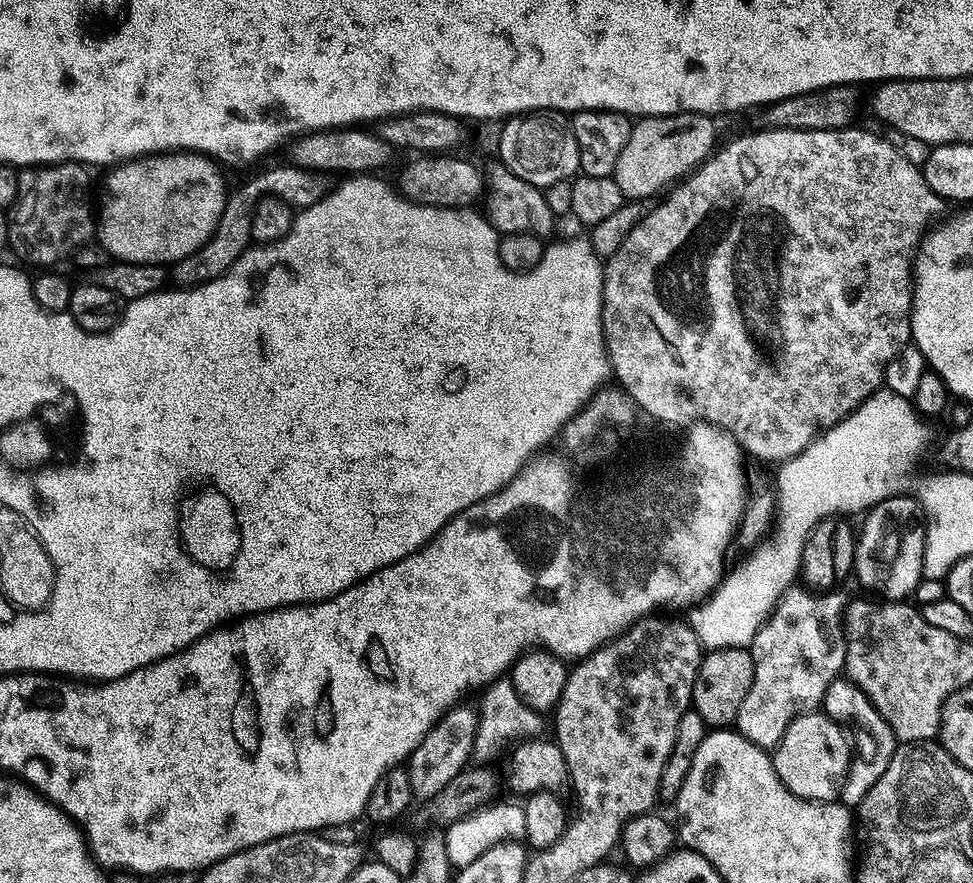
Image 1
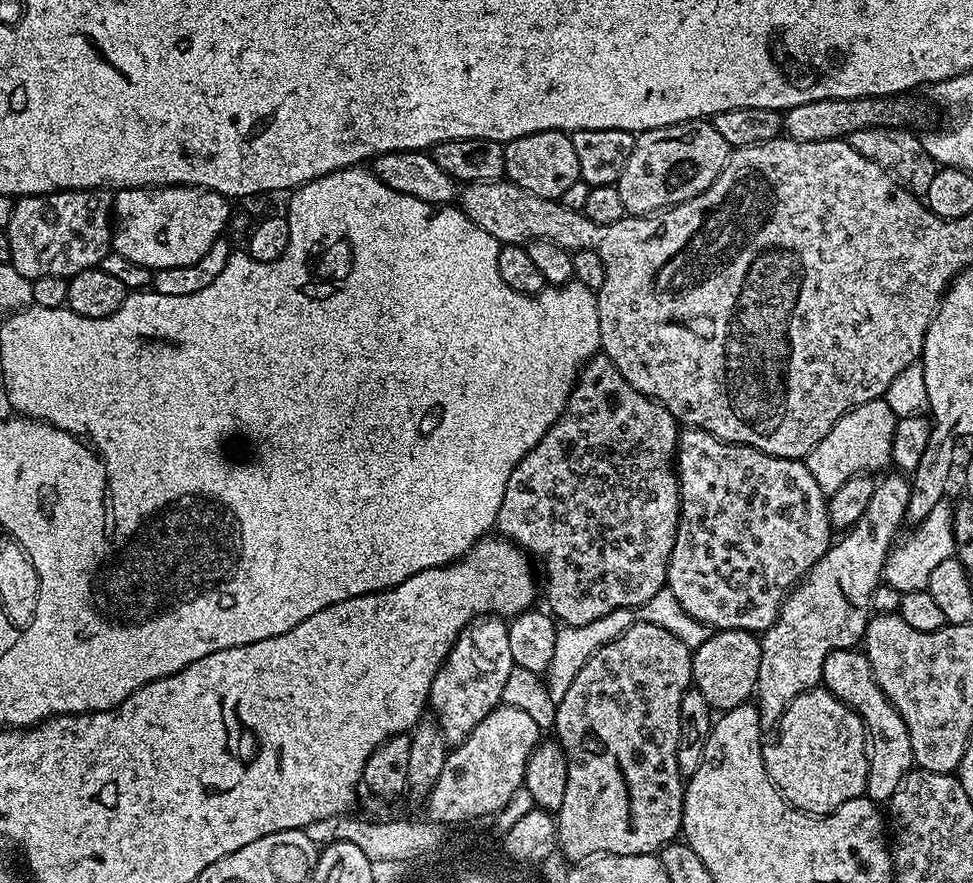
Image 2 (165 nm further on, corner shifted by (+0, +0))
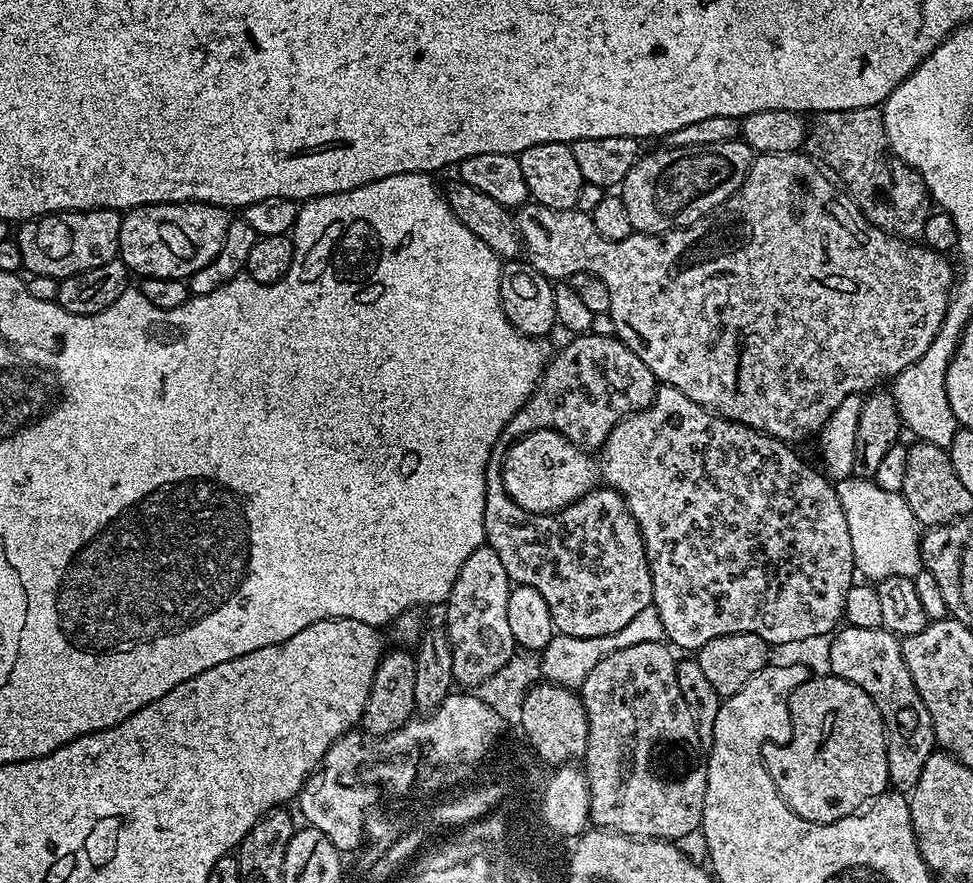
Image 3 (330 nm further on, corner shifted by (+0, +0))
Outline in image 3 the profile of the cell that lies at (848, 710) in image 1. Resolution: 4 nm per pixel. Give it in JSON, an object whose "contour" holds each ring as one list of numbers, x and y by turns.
{"contour":[[844,626,831,640,827,671,846,682,854,682,854,686,870,694,874,706,878,706,878,714,882,714,884,732,888,735,886,770,889,785,905,794,911,793,912,788,918,786,918,777,922,774,922,766,926,766,926,758,937,751,938,745,930,710,926,710,926,702,922,702,922,694,918,694,918,686,914,686,914,678,910,678,910,670,902,658,901,637,887,632,882,626]]}

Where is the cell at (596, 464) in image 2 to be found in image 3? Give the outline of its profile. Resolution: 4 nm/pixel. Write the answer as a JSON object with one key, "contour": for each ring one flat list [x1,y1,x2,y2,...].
{"contour":[[576,334,569,340,572,341,553,360,551,357,545,363,544,375,535,390,520,407,518,414,506,422,502,434,498,434,498,442,492,447,492,459,486,466,484,539,498,554,513,585,525,584,546,598,553,629,559,635,598,638,602,634,614,634,614,630,622,630,622,626,631,622,639,612,652,607,650,566,638,522,630,514,624,497,607,486,593,487,592,491,561,512,524,512,522,506,514,503,504,489,504,455,514,441,520,440,527,432,538,432,543,428,561,432,566,439,577,441,585,450,599,450,620,420,652,404,658,381,650,366,646,366,638,354,634,354,615,336]]}

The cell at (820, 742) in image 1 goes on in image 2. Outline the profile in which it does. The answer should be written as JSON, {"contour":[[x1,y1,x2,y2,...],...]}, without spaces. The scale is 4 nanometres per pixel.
{"contour":[[817,686,811,688,808,692,798,694,784,708,784,712,780,715,780,723,775,729,774,735,776,740,772,740,763,745,764,749,764,765,766,766,766,774,776,783,776,788,784,795,785,800,789,804,793,804,799,812,807,812,809,816,828,816,834,810,838,810,838,806,842,806,842,802,850,802,854,798,863,796,866,793,866,774,868,773,868,750,869,745,866,743,866,729,864,723,861,722,860,716,852,708,847,708,843,702,834,694,830,694,827,688]]}

